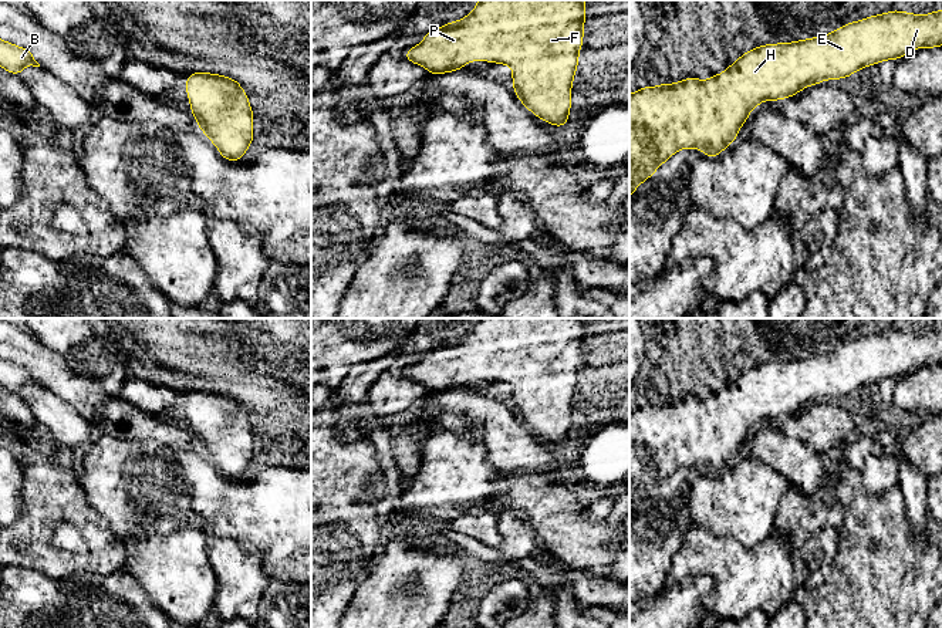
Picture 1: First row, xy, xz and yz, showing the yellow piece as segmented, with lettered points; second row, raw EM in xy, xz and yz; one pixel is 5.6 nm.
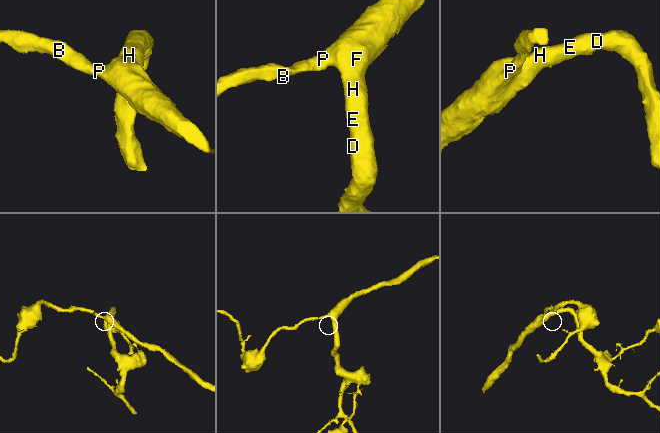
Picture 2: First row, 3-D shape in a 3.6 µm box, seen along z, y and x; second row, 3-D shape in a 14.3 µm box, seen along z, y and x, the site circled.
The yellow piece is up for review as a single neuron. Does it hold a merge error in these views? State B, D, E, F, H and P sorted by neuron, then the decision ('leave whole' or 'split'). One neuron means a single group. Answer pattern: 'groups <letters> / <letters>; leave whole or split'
groups B D E F H P; leave whole

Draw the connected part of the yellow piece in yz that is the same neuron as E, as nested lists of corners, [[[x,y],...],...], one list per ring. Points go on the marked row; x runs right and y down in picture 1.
[[[892,10],[841,26],[823,37],[759,45],[743,53],[720,75],[706,81],[685,78],[671,85],[645,87],[629,95],[629,197],[675,152],[699,148],[716,158],[736,141],[739,128],[762,101],[784,99],[807,85],[824,80],[847,78],[852,72],[884,60],[898,60],[918,47],[942,45],[942,10],[918,16]]]

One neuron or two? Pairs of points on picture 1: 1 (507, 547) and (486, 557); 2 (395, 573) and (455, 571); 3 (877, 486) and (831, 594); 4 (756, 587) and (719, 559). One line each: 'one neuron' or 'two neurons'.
1: two neurons
2: one neuron
3: two neurons
4: one neuron

